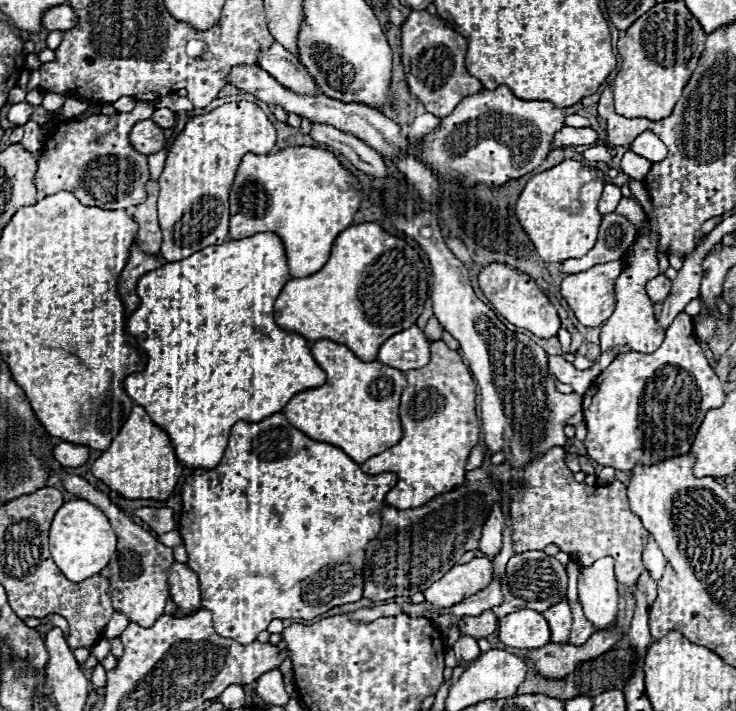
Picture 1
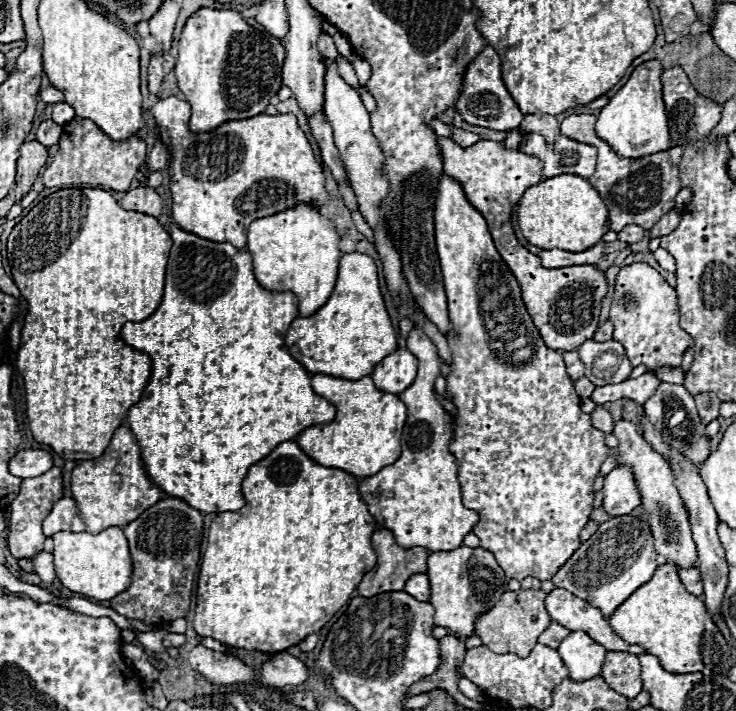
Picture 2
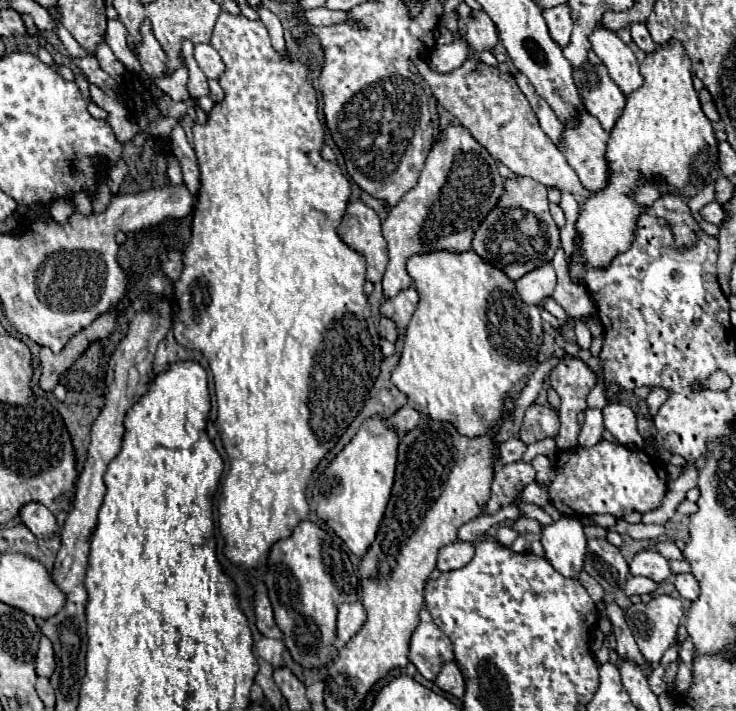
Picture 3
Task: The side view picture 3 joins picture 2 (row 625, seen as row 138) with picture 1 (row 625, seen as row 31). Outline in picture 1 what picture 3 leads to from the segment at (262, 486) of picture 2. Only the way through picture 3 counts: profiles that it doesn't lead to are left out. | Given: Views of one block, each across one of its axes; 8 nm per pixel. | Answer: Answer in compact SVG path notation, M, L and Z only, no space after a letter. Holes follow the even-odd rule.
M276 412L260 422L236 422L230 428L228 446L224 450L224 456L220 464L212 470L196 468L194 474L184 482L182 486L182 514L180 514L180 536L188 550L188 566L198 574L200 592L202 592L202 608L210 610L214 616L214 628L220 636L232 638L240 644L250 644L256 640L256 634L266 630L266 626L274 618L304 618L310 620L314 616L320 616L334 606L342 606L348 602L358 602L362 598L364 578L364 550L370 540L374 540L380 532L380 510L384 508L386 494L396 486L396 474L394 472L382 472L382 474L364 474L360 466L346 456L340 448L316 442L308 436L304 436L300 430L296 430L282 412Z

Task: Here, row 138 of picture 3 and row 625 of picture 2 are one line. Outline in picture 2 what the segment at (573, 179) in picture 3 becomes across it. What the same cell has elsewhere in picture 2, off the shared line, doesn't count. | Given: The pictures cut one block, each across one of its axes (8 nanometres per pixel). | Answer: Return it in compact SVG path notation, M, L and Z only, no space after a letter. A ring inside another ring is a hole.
M542 590L504 592L502 600L478 618L476 636L480 636L482 644L486 644L492 652L498 652L498 654L512 652L512 654L518 654L520 658L528 656L536 646L536 638L548 628L548 624L552 624L544 602L546 596L548 594Z

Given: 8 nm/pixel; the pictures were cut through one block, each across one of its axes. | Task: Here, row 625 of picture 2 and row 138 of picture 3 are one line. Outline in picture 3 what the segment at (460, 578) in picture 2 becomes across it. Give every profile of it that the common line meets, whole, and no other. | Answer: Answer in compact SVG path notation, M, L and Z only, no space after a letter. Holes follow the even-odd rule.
M448 124L434 140L428 152L418 184L388 212L382 224L382 234L388 242L388 268L382 278L382 288L388 298L412 286L406 272L406 260L412 254L432 250L464 252L472 248L472 236L484 222L484 216L500 202L504 194L504 178L498 172L498 160L474 140L460 124Z

